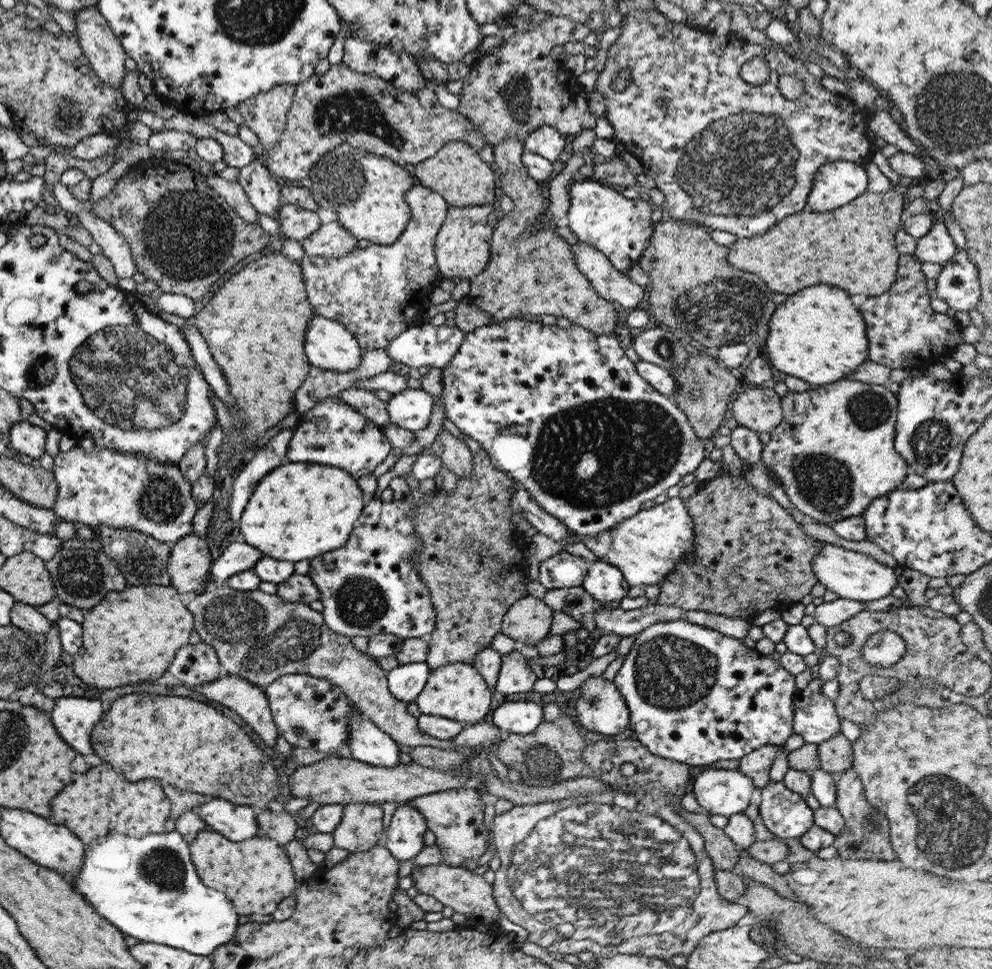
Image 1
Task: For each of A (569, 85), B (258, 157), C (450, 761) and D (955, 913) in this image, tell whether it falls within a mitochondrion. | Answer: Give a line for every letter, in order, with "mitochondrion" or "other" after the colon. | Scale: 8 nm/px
A: other
B: other
C: other
D: other

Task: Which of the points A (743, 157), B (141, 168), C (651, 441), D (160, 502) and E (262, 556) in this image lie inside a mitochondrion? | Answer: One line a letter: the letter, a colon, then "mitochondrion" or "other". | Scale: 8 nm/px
A: mitochondrion
B: other
C: mitochondrion
D: mitochondrion
E: other

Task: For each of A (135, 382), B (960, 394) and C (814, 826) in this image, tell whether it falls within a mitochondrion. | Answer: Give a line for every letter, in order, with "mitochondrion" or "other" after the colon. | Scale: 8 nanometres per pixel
A: mitochondrion
B: other
C: other

